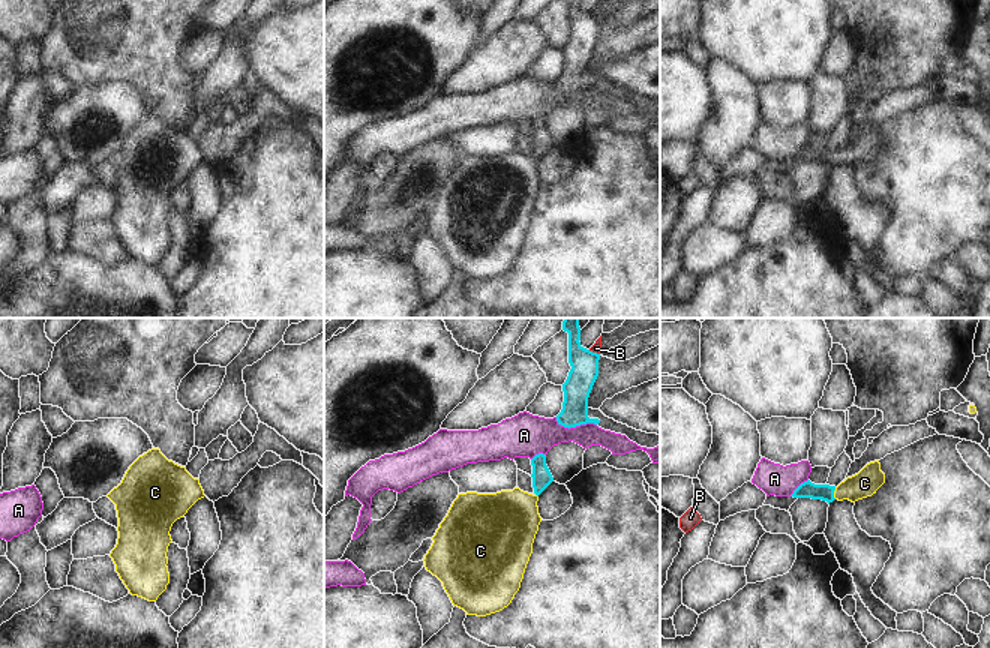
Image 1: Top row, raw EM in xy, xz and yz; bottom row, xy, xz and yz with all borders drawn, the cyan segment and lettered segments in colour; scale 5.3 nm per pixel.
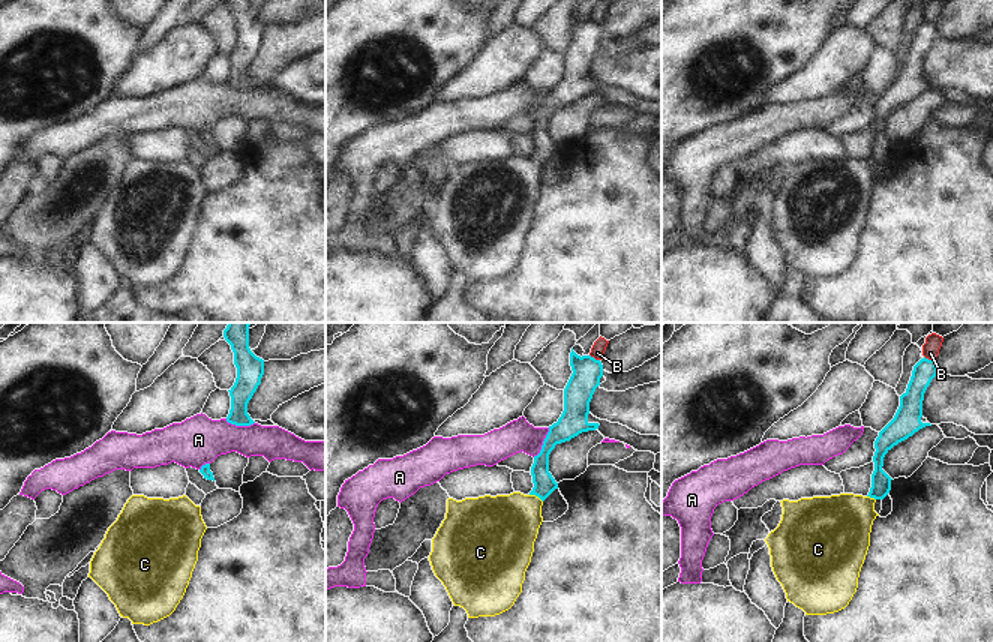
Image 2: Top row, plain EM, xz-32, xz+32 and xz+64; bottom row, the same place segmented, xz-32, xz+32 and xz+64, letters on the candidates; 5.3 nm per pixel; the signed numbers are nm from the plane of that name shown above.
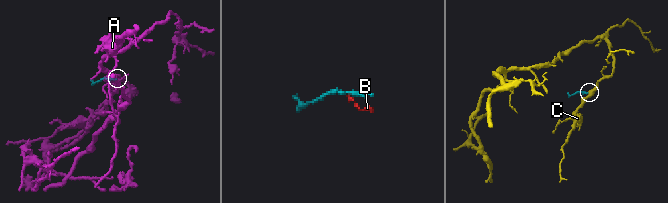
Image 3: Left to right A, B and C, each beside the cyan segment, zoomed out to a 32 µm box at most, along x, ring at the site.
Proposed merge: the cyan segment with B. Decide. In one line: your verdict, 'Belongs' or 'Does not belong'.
Does not belong

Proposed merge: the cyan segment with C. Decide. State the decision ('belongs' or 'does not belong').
belongs

